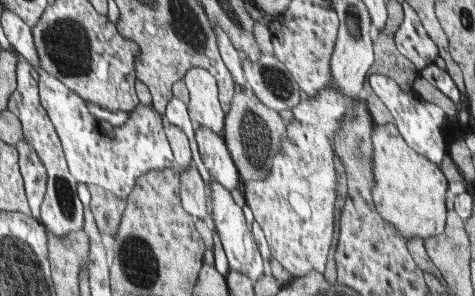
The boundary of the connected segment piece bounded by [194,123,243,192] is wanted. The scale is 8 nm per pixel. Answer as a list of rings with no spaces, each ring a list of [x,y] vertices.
[[[194,123],[194,125],[199,154],[210,176],[214,177],[230,192],[234,188],[241,188],[243,181],[232,160],[223,135],[218,135],[212,129],[200,124]]]

